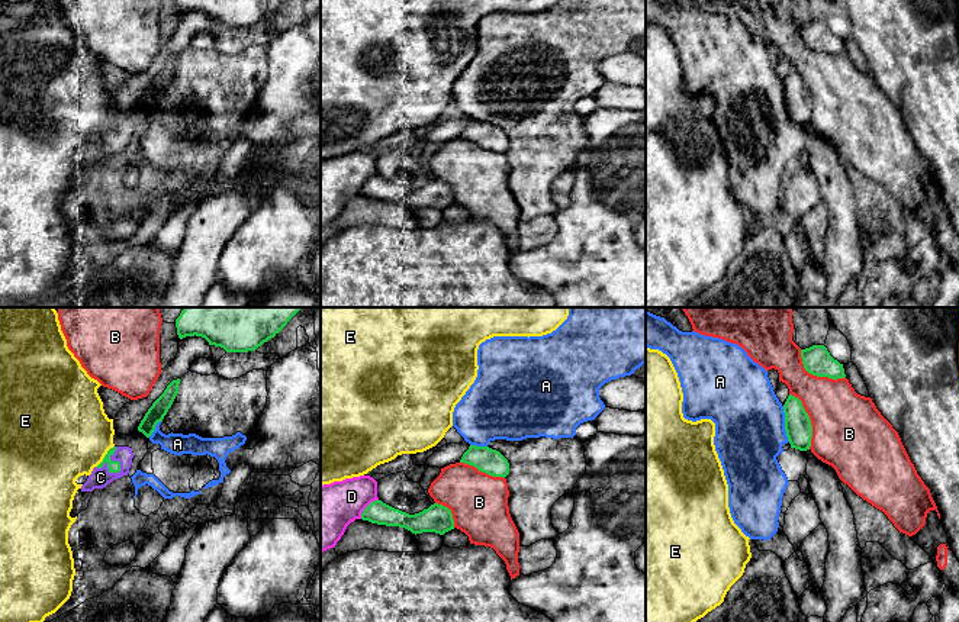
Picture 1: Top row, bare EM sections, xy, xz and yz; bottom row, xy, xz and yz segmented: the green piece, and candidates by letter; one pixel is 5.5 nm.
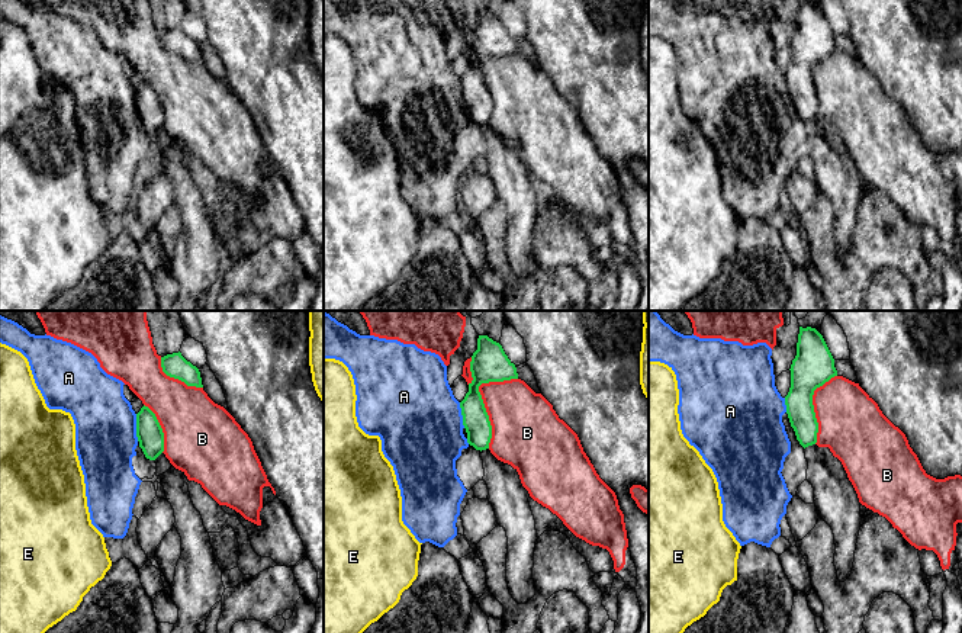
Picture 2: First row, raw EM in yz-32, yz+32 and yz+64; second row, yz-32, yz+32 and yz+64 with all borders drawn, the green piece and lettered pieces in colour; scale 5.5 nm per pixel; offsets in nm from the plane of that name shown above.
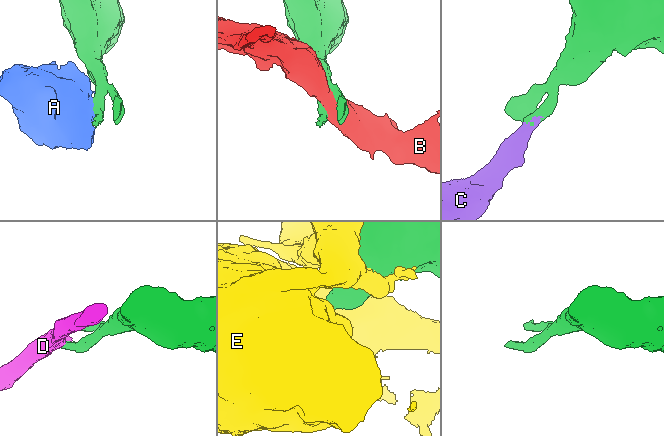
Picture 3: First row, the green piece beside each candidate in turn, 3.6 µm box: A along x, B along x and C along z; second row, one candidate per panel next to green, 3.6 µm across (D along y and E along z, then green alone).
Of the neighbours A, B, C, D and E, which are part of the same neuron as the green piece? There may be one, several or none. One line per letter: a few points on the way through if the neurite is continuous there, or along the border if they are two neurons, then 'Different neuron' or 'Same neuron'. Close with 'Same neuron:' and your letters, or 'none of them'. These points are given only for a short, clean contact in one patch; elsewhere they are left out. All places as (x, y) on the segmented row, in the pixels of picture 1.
A: Boundary: yz (782, 406), (784, 429), (789, 441). Different neuron
B: Different neuron
C: Path across: xy (113, 466), (119, 469), (100, 477). Same neuron
D: Different neuron
E: Different neuron
Same neuron: C

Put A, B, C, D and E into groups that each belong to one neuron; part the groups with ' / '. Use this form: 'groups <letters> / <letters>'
groups A / B / C / D / E

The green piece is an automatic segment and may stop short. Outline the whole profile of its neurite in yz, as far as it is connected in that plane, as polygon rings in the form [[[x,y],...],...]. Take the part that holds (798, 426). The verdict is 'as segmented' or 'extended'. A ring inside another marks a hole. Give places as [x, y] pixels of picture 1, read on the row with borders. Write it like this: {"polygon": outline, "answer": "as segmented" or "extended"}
{"polygon": [[[789,394],[785,405],[785,431],[791,448],[807,451],[811,447],[812,425],[808,413],[805,412],[802,402]]], "answer": "as segmented"}

